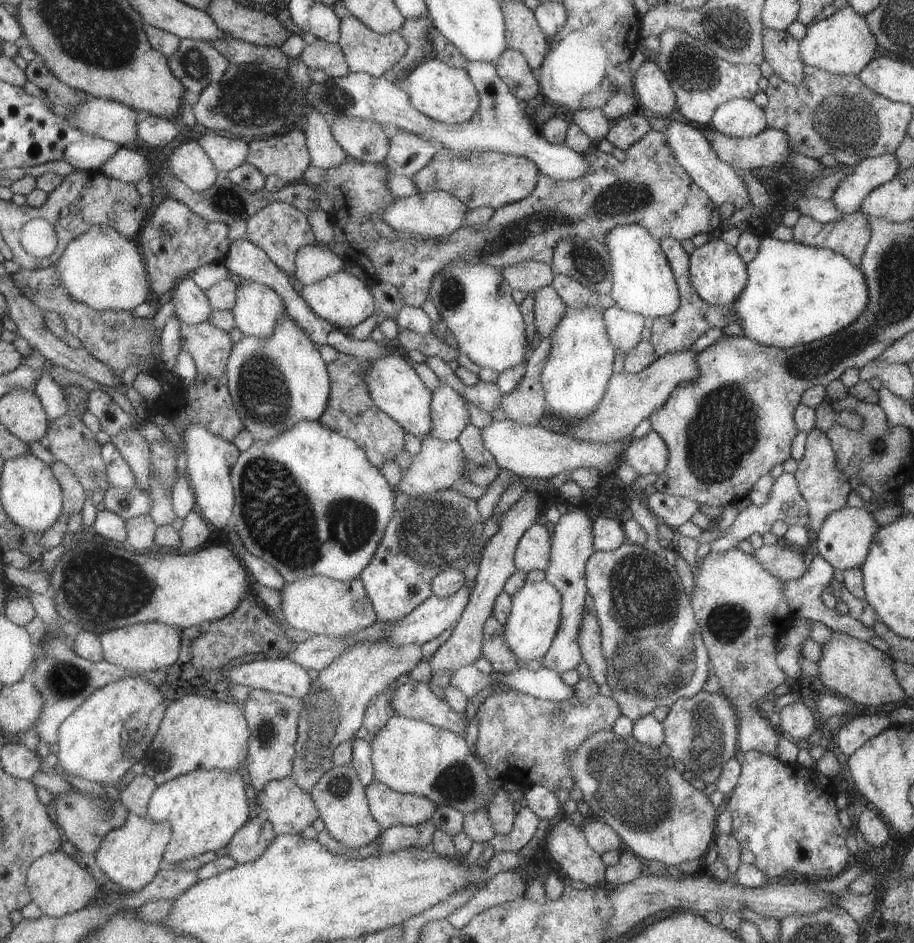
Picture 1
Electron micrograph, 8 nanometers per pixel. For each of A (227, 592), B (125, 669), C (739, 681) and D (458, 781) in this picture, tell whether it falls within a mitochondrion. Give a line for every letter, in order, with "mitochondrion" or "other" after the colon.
A: other
B: other
C: other
D: mitochondrion

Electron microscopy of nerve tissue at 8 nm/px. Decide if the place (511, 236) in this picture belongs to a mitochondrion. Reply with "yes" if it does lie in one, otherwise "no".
yes

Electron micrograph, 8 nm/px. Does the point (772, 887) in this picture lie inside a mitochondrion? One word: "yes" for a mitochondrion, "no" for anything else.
no

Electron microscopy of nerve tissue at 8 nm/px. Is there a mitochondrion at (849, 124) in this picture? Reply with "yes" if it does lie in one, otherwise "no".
yes

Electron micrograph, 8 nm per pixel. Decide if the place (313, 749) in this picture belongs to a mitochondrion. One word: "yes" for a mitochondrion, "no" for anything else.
yes

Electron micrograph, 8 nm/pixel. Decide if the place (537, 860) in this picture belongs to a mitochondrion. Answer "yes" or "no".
no

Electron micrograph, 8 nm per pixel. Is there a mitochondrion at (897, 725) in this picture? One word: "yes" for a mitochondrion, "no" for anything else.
no

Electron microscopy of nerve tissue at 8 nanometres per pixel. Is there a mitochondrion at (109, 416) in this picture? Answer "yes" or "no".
no

